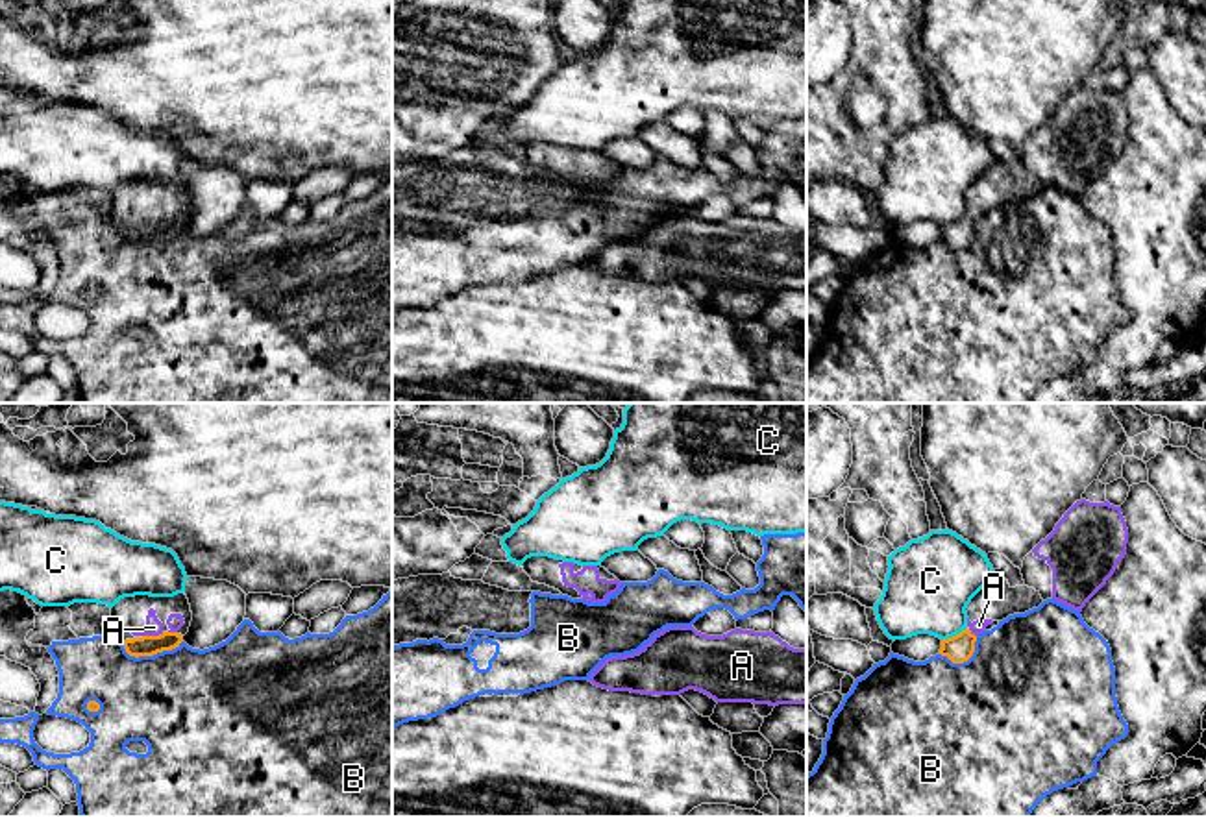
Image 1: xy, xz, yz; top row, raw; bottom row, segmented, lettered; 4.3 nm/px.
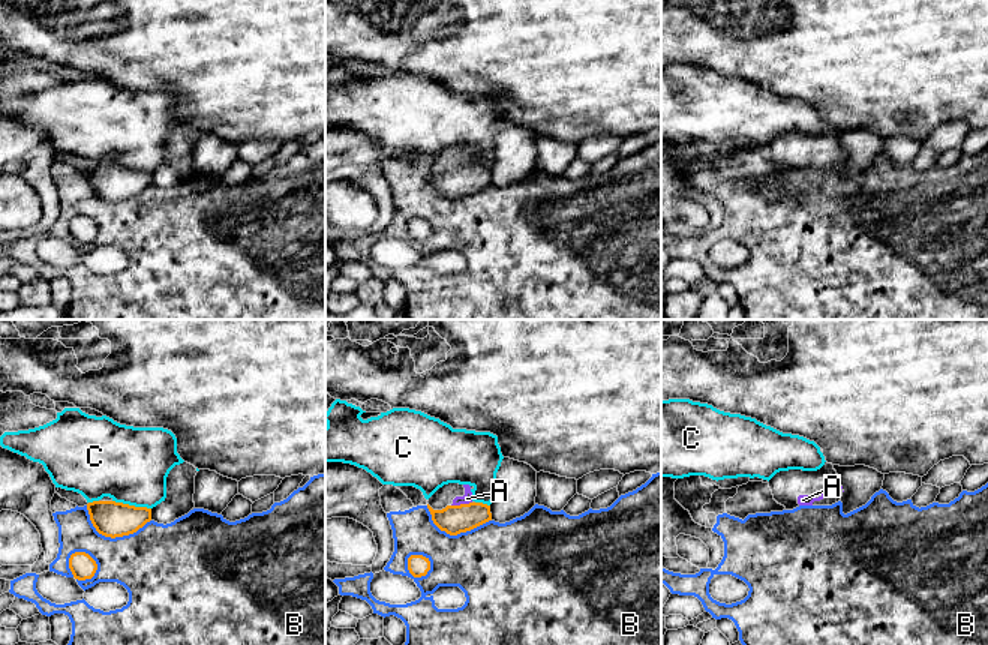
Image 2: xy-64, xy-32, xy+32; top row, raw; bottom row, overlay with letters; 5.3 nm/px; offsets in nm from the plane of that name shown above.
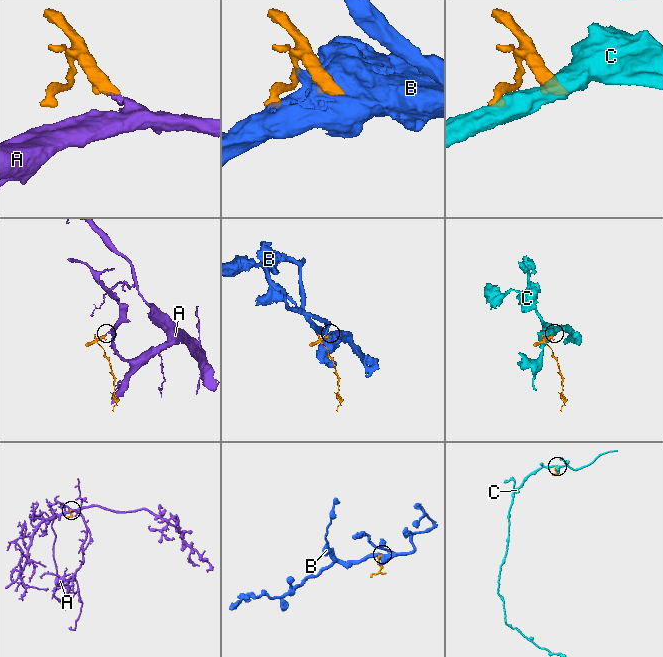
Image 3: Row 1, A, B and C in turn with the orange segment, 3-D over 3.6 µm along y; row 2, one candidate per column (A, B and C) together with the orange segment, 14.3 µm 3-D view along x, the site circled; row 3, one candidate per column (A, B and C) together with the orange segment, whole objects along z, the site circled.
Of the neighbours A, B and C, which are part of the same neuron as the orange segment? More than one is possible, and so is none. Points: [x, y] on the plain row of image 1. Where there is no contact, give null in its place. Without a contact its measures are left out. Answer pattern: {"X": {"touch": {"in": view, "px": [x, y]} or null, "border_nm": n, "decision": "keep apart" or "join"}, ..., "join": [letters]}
{"A": {"touch": {"in": "xy", "px": [152, 222]}, "border_nm": 100, "decision": "join"}, "B": {"touch": {"in": "xy", "px": [150, 241]}, "border_nm": 280, "decision": "keep apart"}, "C": {"touch": {"in": "yz", "px": [953, 222]}, "border_nm": 120, "decision": "keep apart"}, "join": ["A"]}

